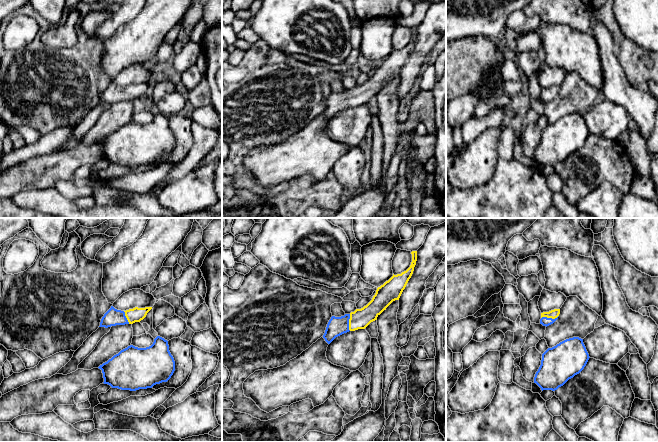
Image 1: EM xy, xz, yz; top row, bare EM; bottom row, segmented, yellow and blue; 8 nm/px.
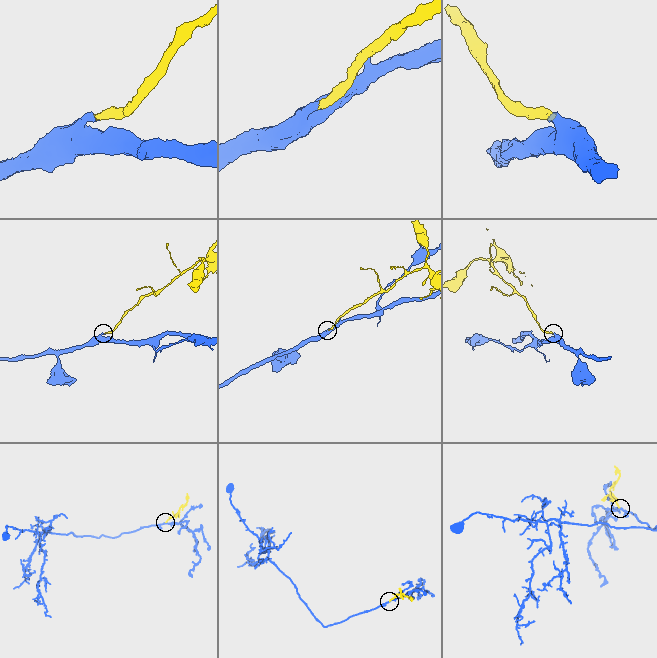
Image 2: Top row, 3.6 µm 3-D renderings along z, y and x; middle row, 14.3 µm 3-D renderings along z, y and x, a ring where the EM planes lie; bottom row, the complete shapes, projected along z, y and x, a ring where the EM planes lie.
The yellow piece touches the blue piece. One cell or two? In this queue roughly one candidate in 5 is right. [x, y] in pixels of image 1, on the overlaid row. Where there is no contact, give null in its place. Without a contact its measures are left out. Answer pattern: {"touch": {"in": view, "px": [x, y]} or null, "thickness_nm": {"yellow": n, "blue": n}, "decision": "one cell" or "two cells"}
{"touch": {"in": "yz", "px": [549, 317]}, "thickness_nm": {"yellow": 70, "blue": 70}, "decision": "one cell"}

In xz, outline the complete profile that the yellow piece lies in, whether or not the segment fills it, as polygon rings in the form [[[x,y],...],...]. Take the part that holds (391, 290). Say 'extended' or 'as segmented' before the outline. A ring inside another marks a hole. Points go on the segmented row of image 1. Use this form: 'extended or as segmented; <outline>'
extended; [[[412,251],[411,254],[412,262],[410,267],[401,274],[393,274],[388,281],[378,287],[372,300],[366,306],[341,317],[331,317],[323,335],[328,344],[344,333],[365,329],[371,322],[377,320],[377,317],[393,301],[399,300],[416,265],[417,251]]]

